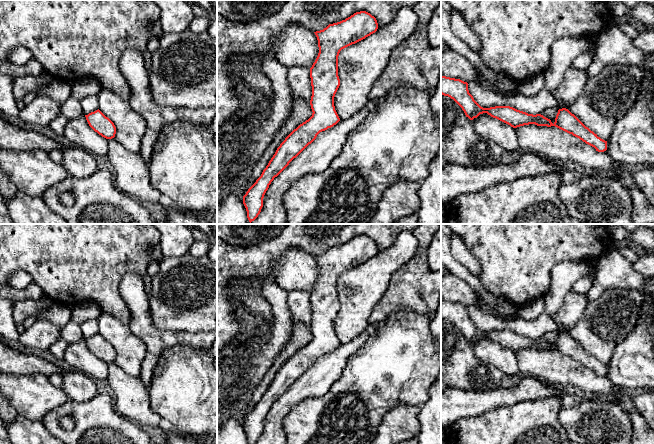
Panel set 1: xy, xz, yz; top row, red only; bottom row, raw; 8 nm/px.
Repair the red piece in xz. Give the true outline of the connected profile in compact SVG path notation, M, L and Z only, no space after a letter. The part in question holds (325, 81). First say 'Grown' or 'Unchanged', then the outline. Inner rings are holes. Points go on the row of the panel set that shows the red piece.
Unchanged. M360 11L314 32L318 40L319 53L310 68L312 116L285 138L261 176L243 196L243 204L250 223L260 214L264 195L274 178L311 144L320 132L340 121L334 106L334 97L340 86L339 53L342 49L375 33L377 29L376 18L366 11Z

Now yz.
Unchanged. M442 75L441 94L453 99L462 108L466 117L470 120L477 118L480 114L487 113L491 117L496 118L513 128L529 124L547 127L555 126L594 147L598 152L607 150L607 141L598 137L597 134L586 127L566 108L558 110L554 123L541 114L528 114L510 106L483 108L469 93L467 82Z

